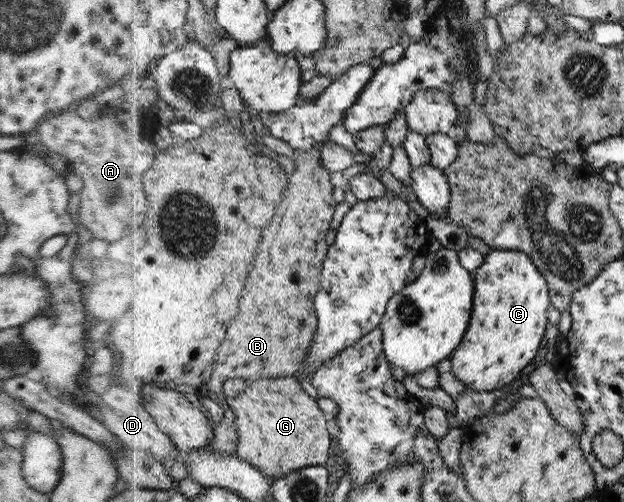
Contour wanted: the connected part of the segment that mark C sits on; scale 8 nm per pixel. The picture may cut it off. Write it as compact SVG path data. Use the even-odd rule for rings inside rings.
M491 250L485 254L485 262L475 271L475 300L473 301L471 324L464 334L464 340L451 356L453 374L469 390L491 392L513 383L519 372L539 356L541 338L547 326L547 284L540 269L532 262L530 255L514 250Z

